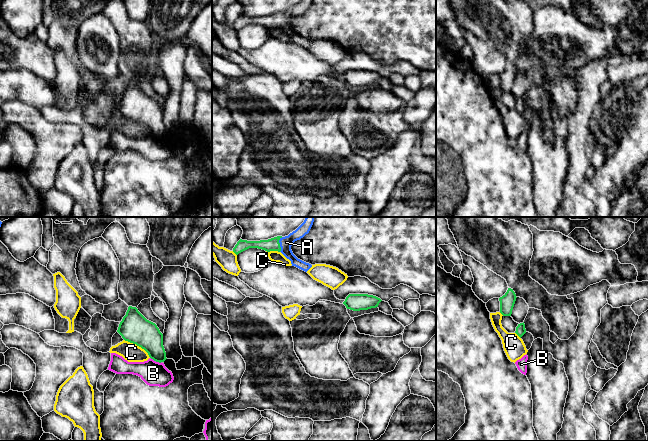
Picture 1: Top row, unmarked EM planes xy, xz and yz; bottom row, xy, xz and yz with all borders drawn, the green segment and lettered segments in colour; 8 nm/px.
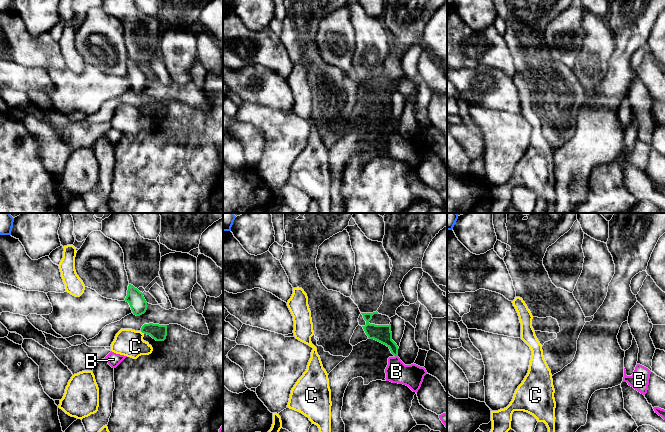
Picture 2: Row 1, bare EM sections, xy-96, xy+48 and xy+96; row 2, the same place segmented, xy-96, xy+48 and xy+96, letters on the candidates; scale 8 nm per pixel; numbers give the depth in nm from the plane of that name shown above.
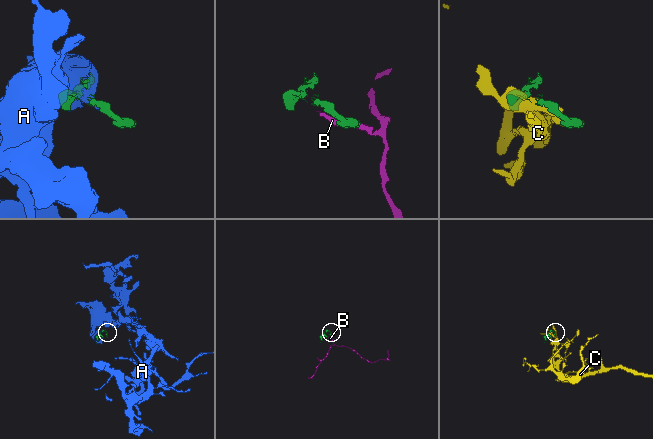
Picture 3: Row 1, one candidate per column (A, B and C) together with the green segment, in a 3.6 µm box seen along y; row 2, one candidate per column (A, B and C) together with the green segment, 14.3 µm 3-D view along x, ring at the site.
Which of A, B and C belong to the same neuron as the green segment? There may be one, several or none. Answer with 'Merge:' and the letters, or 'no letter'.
Merge: A

